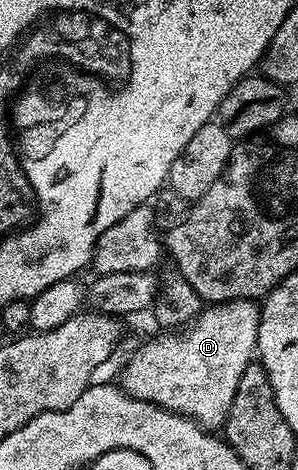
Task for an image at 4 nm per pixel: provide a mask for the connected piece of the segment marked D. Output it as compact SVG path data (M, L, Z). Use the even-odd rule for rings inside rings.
M229 299L226 303L204 306L185 329L167 329L163 335L155 335L143 343L122 364L121 386L135 399L156 403L170 411L176 411L198 423L204 429L219 429L229 417L229 405L241 385L241 373L256 358L257 329L260 304L253 299Z

